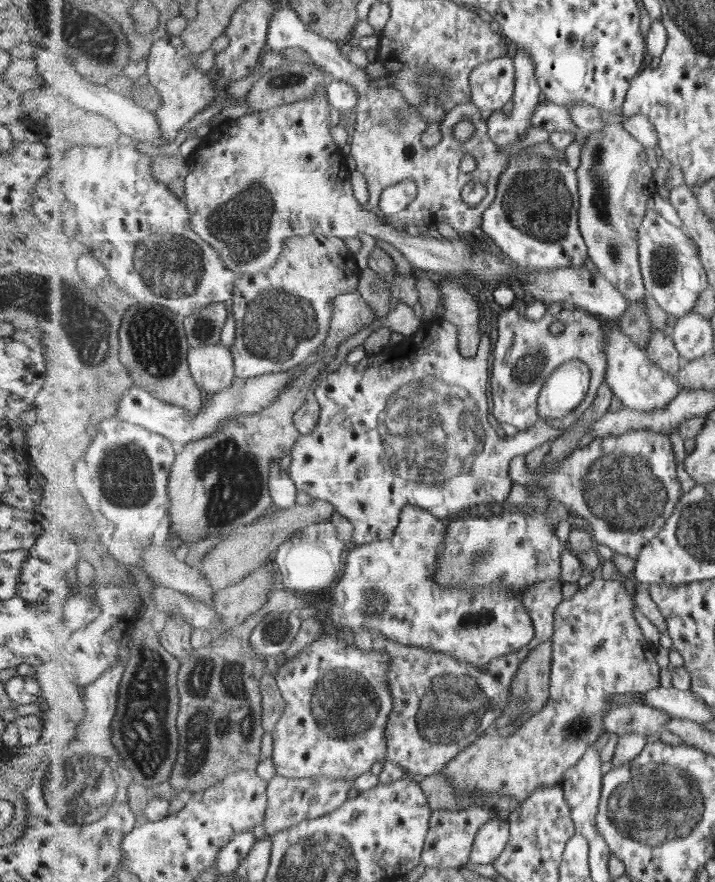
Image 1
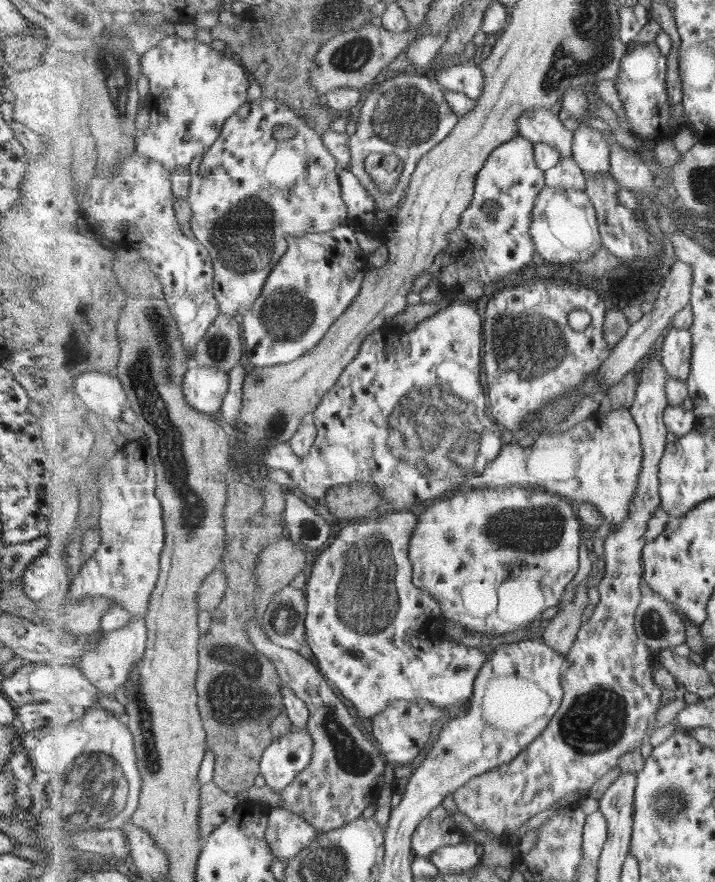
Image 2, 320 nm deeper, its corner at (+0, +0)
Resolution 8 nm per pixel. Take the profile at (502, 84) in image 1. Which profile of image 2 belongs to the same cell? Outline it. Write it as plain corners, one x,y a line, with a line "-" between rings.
468,61
463,62
460,65
452,65
451,67
441,67
439,71
433,71
430,73
431,77
439,84
442,84
445,90
454,90
457,92
465,93
469,98
473,100
479,100
484,91
485,77
483,69
480,67
479,62

